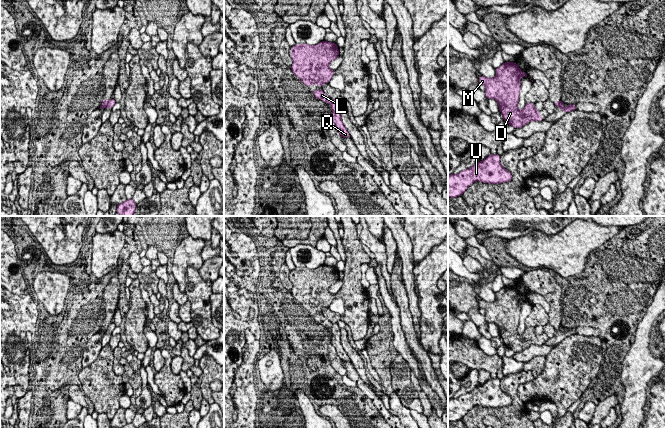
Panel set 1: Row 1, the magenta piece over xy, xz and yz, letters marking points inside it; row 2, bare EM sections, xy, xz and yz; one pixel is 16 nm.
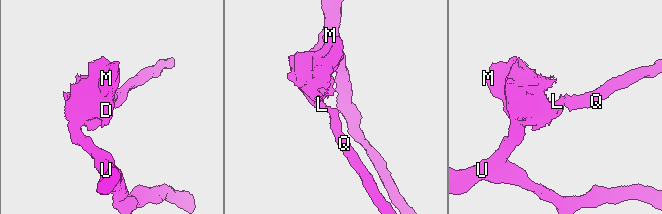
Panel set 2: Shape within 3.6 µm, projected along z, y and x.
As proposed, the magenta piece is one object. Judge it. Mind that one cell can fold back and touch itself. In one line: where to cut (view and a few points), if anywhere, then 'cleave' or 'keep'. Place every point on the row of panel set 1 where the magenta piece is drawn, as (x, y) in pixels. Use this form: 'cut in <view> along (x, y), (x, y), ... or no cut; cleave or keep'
cut in xz along (332, 100), (330, 103); cleave

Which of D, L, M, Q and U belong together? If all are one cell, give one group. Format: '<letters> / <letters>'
D L M U / Q

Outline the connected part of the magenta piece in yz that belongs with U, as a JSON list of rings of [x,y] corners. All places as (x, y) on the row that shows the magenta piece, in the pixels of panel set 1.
[[[490,154],[485,160],[475,163],[459,174],[448,175],[448,197],[462,195],[474,182],[499,184],[512,180],[512,174],[501,166],[500,155]]]

